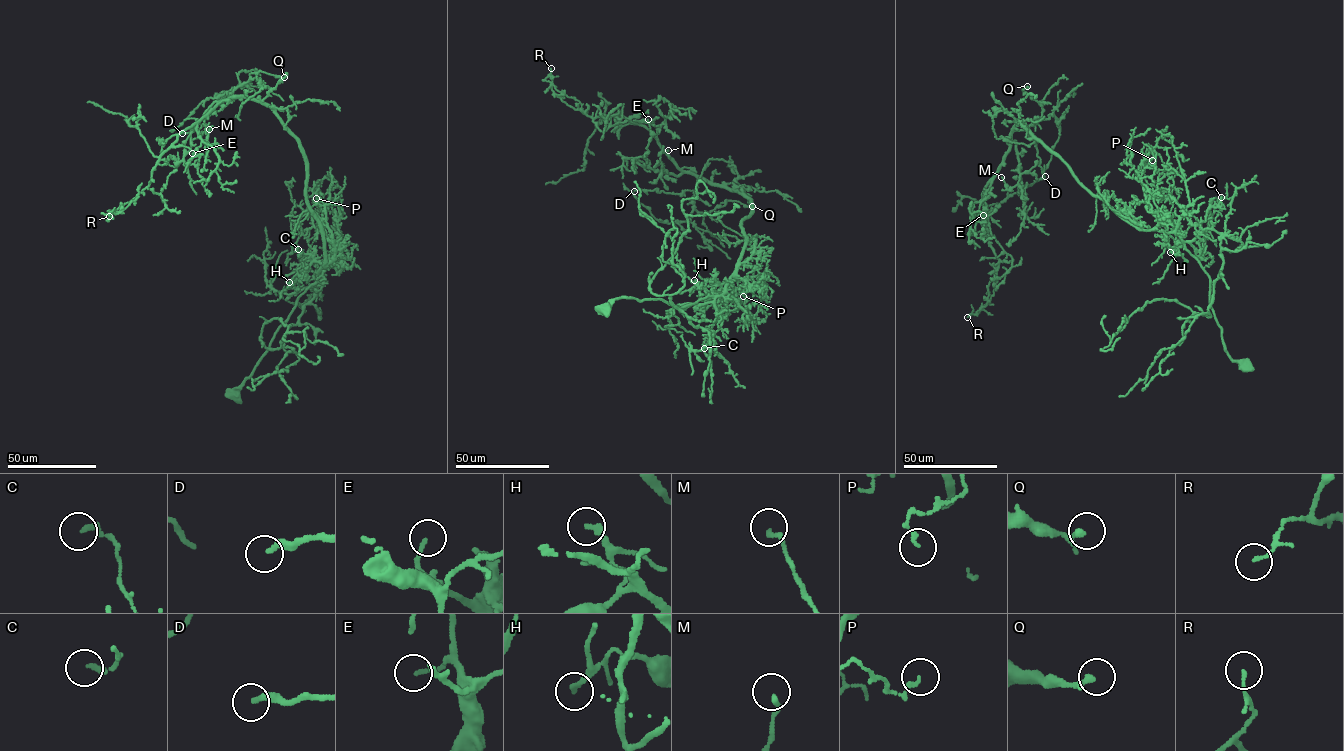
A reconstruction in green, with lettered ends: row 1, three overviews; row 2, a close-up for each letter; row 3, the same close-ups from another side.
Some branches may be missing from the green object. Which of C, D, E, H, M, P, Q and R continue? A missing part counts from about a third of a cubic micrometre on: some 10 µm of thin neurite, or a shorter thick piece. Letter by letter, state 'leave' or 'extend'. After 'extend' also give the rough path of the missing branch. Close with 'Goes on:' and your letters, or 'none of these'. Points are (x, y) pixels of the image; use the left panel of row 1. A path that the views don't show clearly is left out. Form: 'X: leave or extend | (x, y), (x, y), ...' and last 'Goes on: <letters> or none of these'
C: leave
D: leave
E: leave
H: leave
M: leave
P: leave
Q: leave
R: leave
Goes on: none of these

